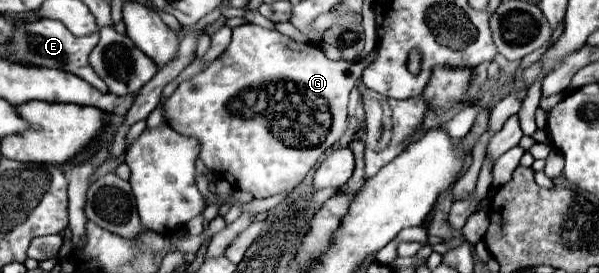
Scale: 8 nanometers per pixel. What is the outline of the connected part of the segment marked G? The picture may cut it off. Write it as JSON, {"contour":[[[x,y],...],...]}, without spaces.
{"contour":[[[242,25],[234,29],[230,47],[212,61],[206,71],[182,81],[166,99],[164,119],[180,135],[200,139],[200,159],[218,177],[224,177],[238,189],[250,191],[258,199],[270,197],[294,189],[316,165],[320,155],[342,137],[346,129],[348,95],[362,77],[366,65],[376,56],[377,48],[364,61],[332,61],[318,45],[296,43],[278,31],[258,25]]]}

